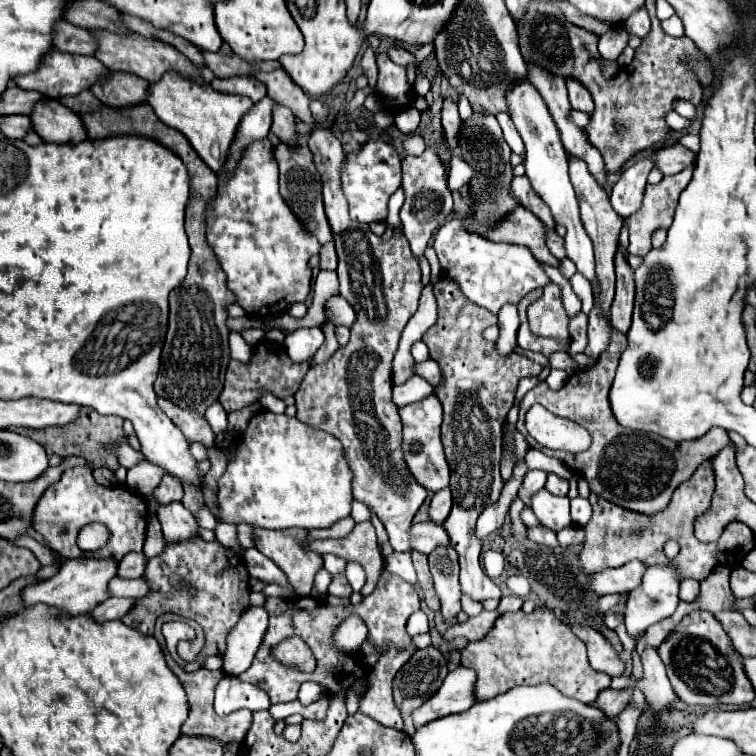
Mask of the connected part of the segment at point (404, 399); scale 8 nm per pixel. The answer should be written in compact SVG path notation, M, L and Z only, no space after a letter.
M412 376L406 384L402 386L394 386L394 404L396 406L406 406L412 402L420 402L422 398L430 396L434 392L434 388L420 376Z

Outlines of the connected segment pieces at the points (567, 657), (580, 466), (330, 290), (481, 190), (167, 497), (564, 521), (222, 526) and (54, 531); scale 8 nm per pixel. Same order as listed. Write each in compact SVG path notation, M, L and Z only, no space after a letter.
M548 606L534 612L506 612L490 628L484 640L470 642L462 650L462 666L476 670L476 698L490 700L520 684L554 684L562 694L592 704L598 694L610 688L612 678L590 666L584 642L574 636L568 624L554 616Z
M614 330L612 332L612 342L606 352L600 354L600 360L594 368L576 372L568 378L568 382L560 390L550 390L546 382L540 382L534 386L520 402L520 416L516 428L526 434L524 426L524 416L530 410L532 404L542 404L546 410L554 412L556 416L562 416L584 426L590 430L592 436L592 446L586 452L580 454L566 454L566 452L552 452L548 448L542 448L536 440L528 440L528 444L540 452L548 452L548 456L558 456L562 458L572 470L576 468L578 472L584 474L584 478L590 484L590 492L596 496L606 498L612 504L618 504L628 510L636 510L642 514L654 514L656 510L664 510L664 506L654 506L654 494L672 494L676 486L680 486L686 478L690 478L690 472L694 472L704 460L712 458L712 450L722 450L726 446L734 446L732 440L728 438L726 430L722 428L712 428L706 432L702 438L684 442L684 460L682 460L682 450L676 442L670 442L662 436L656 434L646 434L646 432L634 432L630 428L622 428L612 410L610 410L610 400L608 400L608 390L614 380L614 372L618 368L620 354L626 348L626 336L622 332Z
M320 270L320 274L316 276L316 282L314 282L314 290L320 290L320 302L322 302L322 312L324 312L324 302L326 298L330 298L332 294L338 292L338 276L336 272L324 272Z
M474 112L470 116L470 120L462 122L460 128L460 150L462 150L462 160L474 168L474 178L468 182L468 190L470 190L470 216L474 216L476 222L490 226L496 226L502 218L506 218L510 212L514 212L514 208L518 208L518 200L512 196L510 192L510 182L514 178L512 174L512 164L510 164L510 146L506 144L506 140L502 138L502 130L500 124L496 122L496 116L492 114L482 114L482 112Z
M164 474L162 480L160 480L160 484L154 490L154 496L156 496L156 500L160 504L168 504L168 502L174 502L174 500L182 500L182 496L184 496L182 482L178 482L170 474Z
M540 490L538 494L532 496L532 510L538 516L540 524L560 532L562 528L574 526L572 518L570 518L570 500L564 496L554 496L546 490Z
M218 522L218 526L214 528L216 540L222 542L228 548L234 548L238 554L242 554L242 546L236 542L236 526L234 524L226 524L226 522Z
M74 466L62 472L62 478L46 490L34 512L34 528L44 536L48 546L64 558L88 556L76 544L76 536L84 524L102 522L110 530L110 540L104 548L92 552L94 558L122 560L128 552L142 552L146 540L146 502L140 494L124 486L100 486L88 466Z

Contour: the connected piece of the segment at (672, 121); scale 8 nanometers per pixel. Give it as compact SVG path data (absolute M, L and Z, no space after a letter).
M671 111L666 115L666 122L675 131L681 131L690 125L690 120L681 117L675 111Z

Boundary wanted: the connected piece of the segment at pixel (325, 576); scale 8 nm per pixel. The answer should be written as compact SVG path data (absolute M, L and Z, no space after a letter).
M318 570L318 574L316 574L316 578L314 578L314 588L316 588L316 592L318 594L324 594L326 590L328 590L328 584L330 584L330 580L332 580L332 574L328 572L328 570Z

